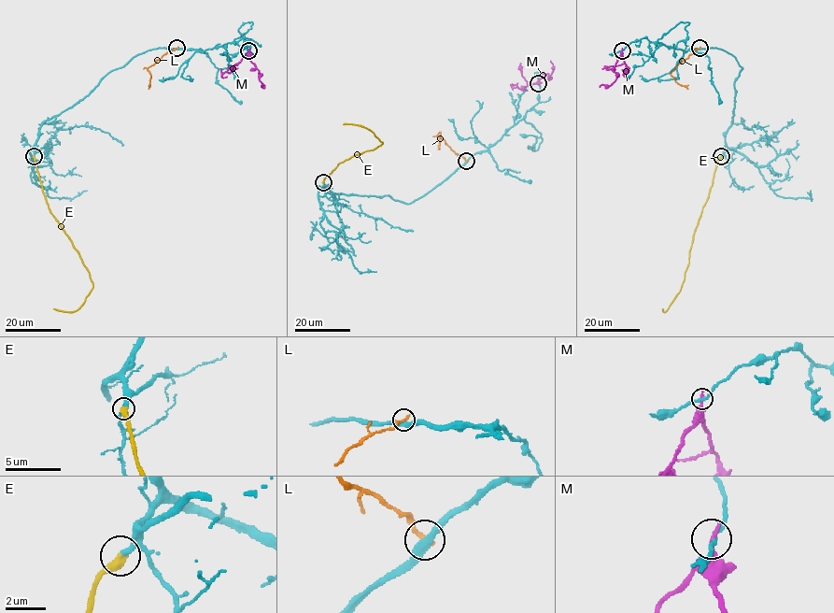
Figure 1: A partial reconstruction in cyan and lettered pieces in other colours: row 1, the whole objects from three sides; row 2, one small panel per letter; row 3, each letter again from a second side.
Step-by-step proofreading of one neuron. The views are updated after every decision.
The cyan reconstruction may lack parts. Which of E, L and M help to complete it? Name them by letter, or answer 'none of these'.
E

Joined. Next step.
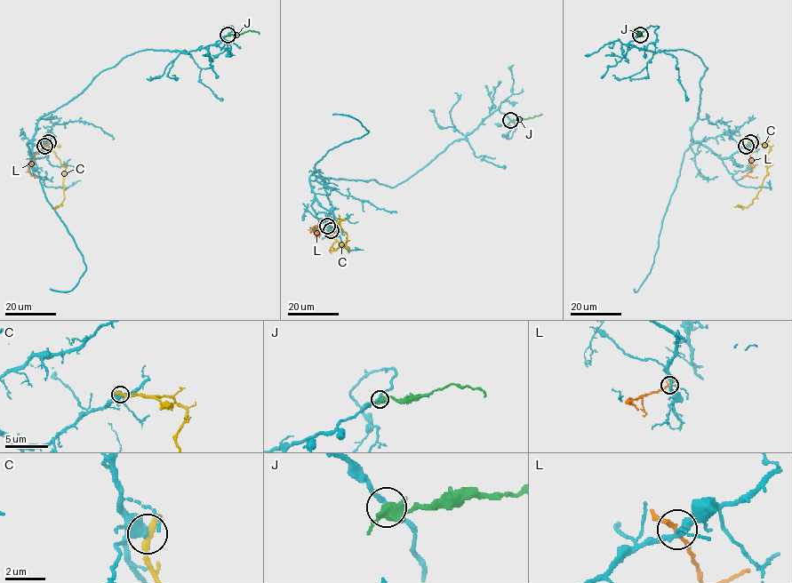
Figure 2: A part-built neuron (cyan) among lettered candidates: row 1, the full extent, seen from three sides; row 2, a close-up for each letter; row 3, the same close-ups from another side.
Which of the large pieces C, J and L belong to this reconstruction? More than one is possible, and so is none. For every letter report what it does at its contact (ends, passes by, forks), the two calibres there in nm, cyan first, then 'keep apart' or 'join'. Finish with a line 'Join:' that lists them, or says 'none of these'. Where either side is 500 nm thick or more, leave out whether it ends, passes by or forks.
C: it ends there; 480 nm thick on the cyan side, 400 nm on the other; keep apart
J: it passes by; 220 nm thick on the cyan side, 480 nm on the other; keep apart
L: it passes by; 260 nm thick on the cyan side, 200 nm on the other; keep apart
Join: none of these

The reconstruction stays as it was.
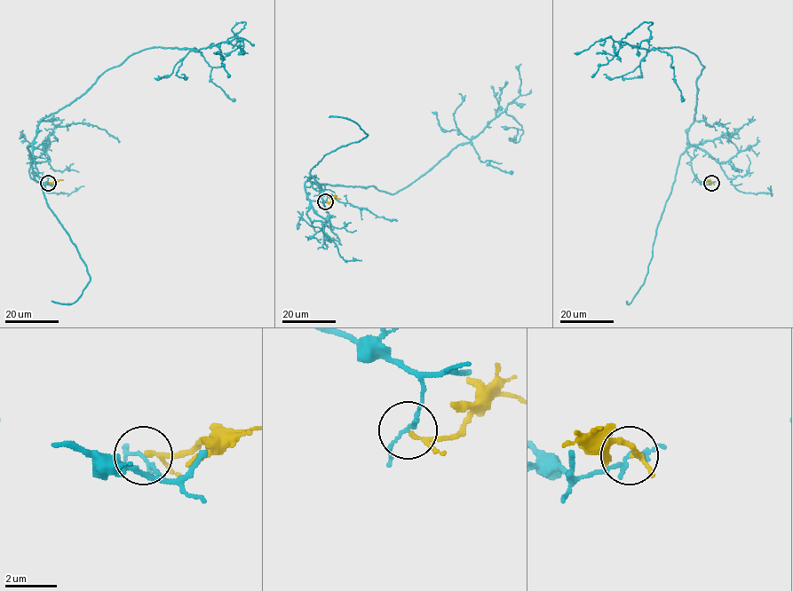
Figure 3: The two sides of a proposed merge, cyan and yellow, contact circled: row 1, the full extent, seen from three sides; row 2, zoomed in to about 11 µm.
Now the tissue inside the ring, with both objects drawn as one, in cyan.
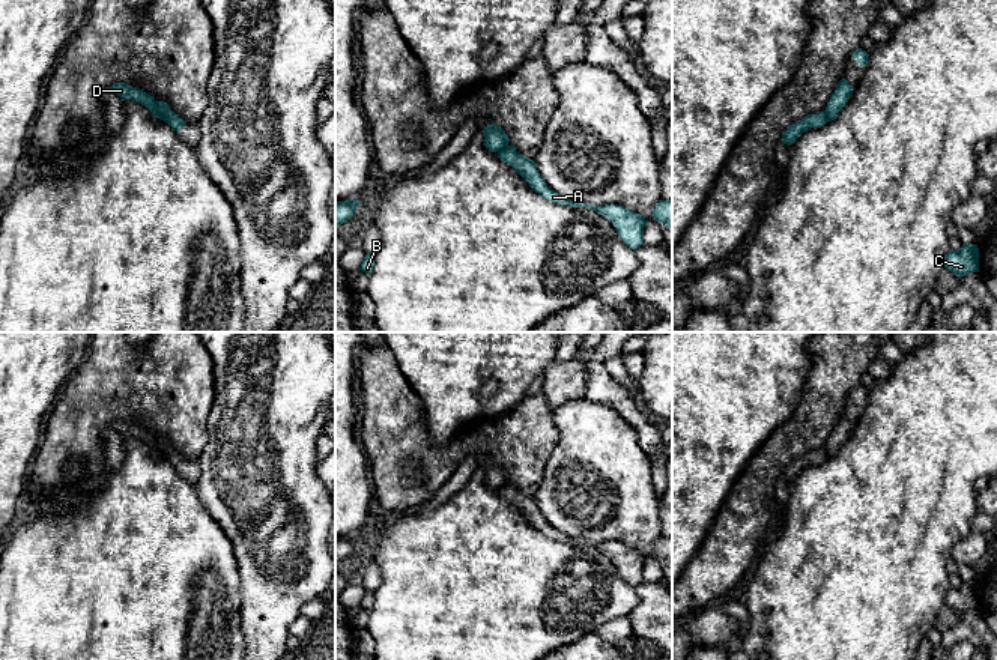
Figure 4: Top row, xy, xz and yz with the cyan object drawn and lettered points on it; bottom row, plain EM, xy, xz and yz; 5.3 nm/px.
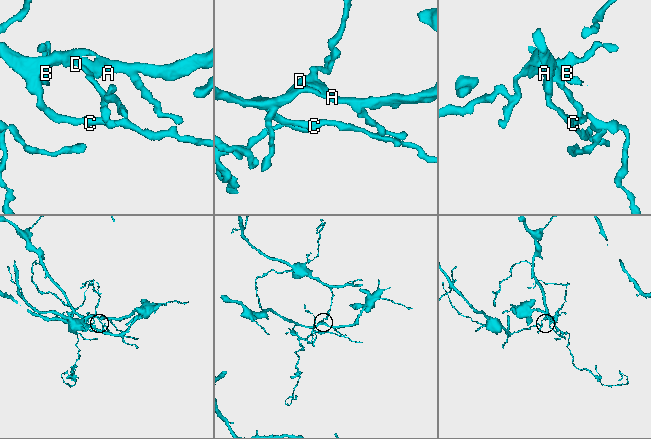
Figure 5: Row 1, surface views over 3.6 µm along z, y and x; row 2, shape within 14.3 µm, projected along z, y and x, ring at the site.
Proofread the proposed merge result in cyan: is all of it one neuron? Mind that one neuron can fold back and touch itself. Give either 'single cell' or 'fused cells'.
fused cells

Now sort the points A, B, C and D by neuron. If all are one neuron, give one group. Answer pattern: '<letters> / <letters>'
A C / B D

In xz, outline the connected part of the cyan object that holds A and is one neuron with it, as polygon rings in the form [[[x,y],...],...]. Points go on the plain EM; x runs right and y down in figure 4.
[[[507,483],[499,487],[498,495],[511,502],[528,519],[528,522],[546,537],[568,541],[571,544],[588,544],[603,552],[614,561],[620,576],[635,588],[644,580],[644,564],[648,558],[642,552],[618,541],[594,543],[565,535],[546,522],[535,504],[534,496],[519,490],[514,483]]]

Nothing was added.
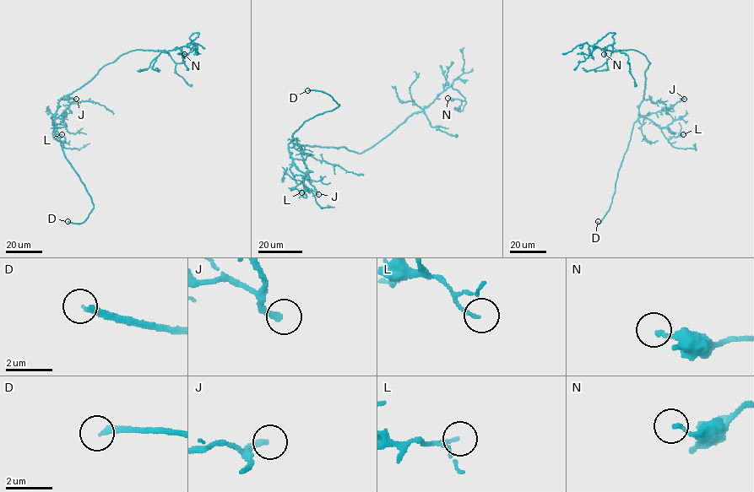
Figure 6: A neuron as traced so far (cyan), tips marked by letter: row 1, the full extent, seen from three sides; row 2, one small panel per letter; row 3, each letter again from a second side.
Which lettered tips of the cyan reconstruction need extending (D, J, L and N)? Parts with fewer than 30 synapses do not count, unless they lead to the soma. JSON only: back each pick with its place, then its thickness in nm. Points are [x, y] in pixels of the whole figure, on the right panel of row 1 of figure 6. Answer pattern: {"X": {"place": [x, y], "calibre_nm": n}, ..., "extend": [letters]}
{"D": {"place": [598, 221], "calibre_nm": 220}, "extend": ["D"]}

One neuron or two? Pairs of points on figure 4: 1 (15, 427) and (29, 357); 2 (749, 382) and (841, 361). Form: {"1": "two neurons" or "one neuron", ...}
{"1": "one neuron", "2": "two neurons"}

